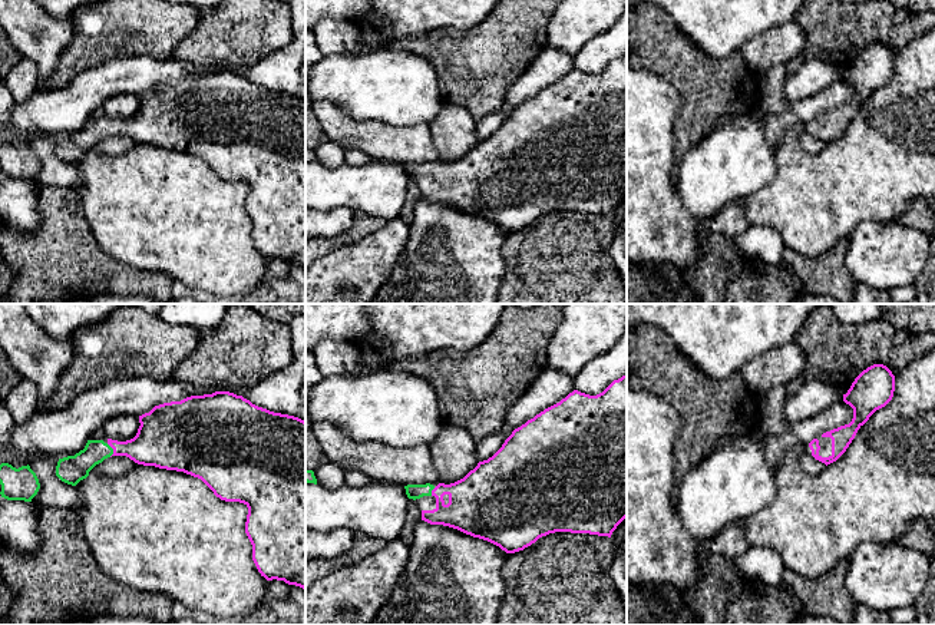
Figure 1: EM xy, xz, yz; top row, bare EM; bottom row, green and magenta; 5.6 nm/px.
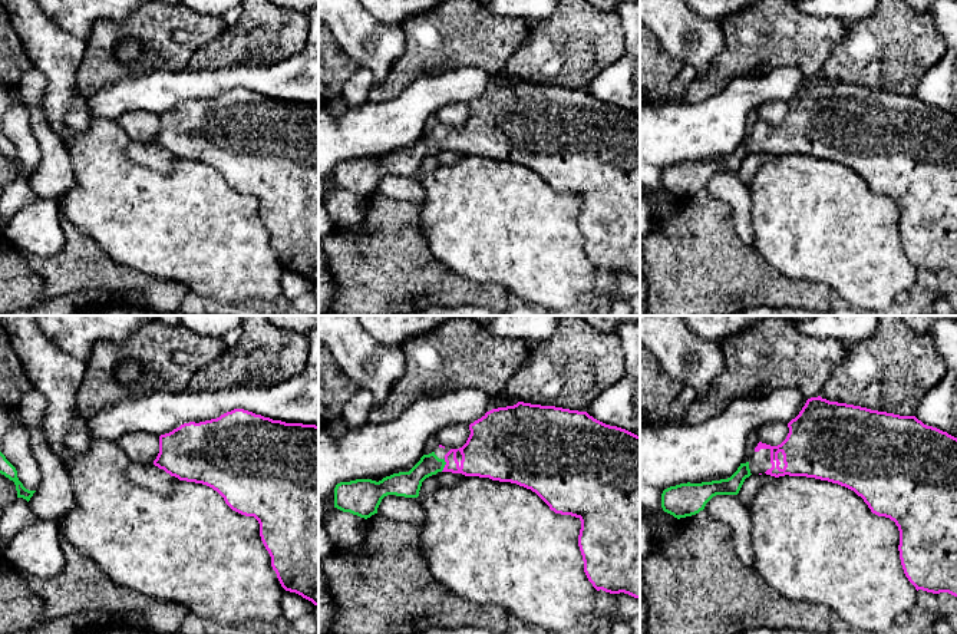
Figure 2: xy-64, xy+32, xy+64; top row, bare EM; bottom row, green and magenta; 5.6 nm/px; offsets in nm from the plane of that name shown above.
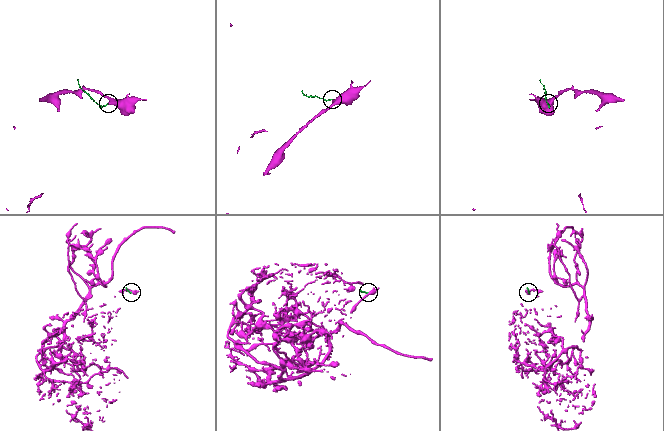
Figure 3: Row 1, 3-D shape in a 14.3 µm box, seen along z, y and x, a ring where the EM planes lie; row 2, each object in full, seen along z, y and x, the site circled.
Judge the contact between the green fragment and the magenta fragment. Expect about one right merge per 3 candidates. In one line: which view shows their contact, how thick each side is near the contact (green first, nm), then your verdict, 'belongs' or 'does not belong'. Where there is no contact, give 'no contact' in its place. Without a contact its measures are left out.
meets green in xy; 160 nm thick on the green side, 240 nm on the other; belongs

